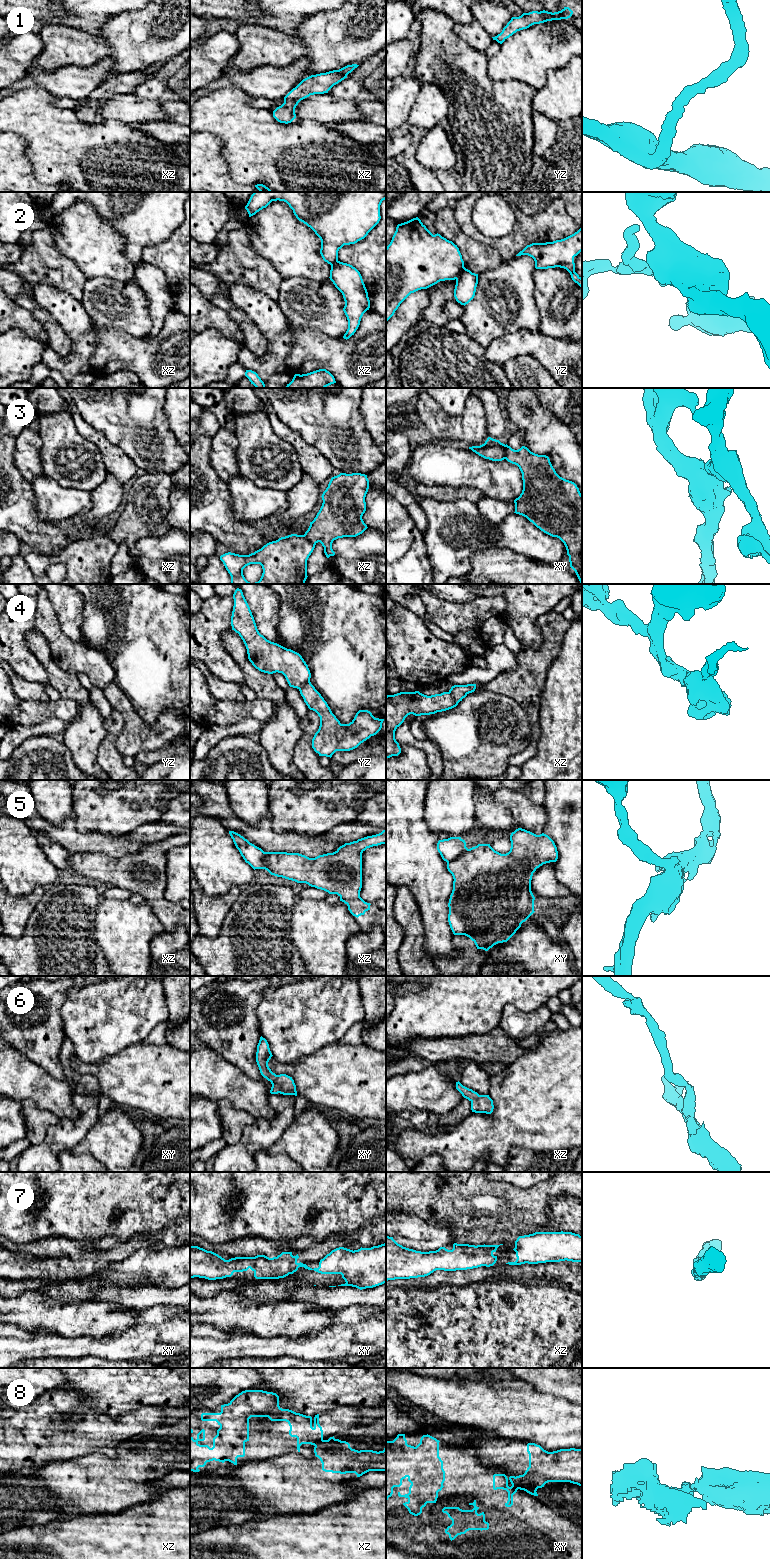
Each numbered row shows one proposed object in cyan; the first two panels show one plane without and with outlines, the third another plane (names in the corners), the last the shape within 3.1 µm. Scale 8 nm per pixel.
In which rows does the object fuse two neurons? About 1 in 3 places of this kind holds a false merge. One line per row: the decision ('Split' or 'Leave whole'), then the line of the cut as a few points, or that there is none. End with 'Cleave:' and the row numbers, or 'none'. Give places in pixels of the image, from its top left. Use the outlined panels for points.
1: Leave whole. No split
2: Split. Split along yz (464, 267), (455, 278)
3: Split. Split along xy (504, 445), (505, 458)
4: Split. Split along xz (448, 692), (458, 702)
5: Split. Split along xy (468, 849), (447, 862)
6: Leave whole. No split
7: Leave whole. No split
8: Split. Split along xz (323, 1440), (314, 1445)
Cleave: 2, 3, 4, 5, 8

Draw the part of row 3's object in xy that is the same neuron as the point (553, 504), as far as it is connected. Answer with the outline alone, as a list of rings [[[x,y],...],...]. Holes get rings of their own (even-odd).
[[[505,445],[505,459],[519,467],[523,490],[514,500],[516,514],[526,517],[544,533],[559,538],[565,545],[570,567],[582,584],[582,494],[577,485],[560,477],[546,455],[538,455],[522,446],[518,450]]]

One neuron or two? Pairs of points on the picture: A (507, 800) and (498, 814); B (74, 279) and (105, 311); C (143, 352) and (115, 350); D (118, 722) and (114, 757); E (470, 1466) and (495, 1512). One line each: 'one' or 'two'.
A: two
B: two
C: one
D: one
E: one

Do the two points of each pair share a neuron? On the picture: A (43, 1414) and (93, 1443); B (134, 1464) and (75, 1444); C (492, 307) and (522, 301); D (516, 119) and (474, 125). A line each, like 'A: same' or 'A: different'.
A: same
B: different
C: same
D: same

